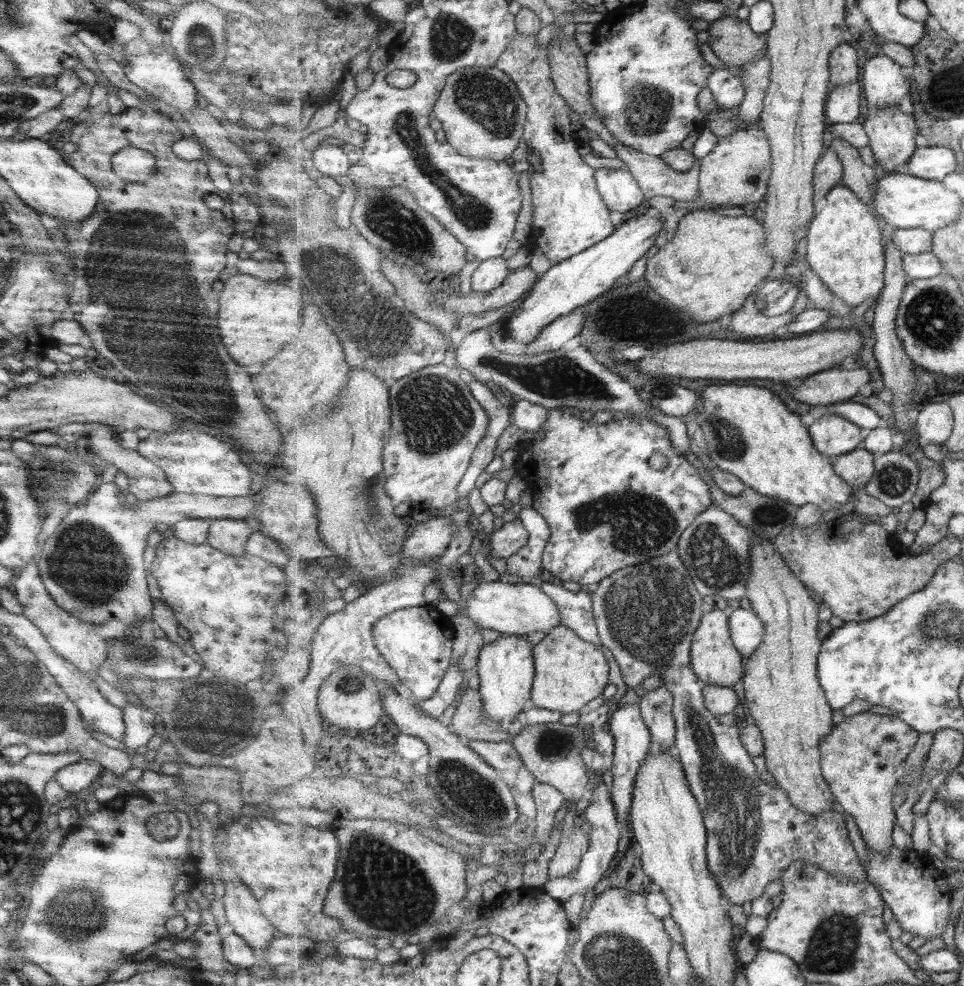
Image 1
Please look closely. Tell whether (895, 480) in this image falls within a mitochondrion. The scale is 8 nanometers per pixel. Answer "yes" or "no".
yes

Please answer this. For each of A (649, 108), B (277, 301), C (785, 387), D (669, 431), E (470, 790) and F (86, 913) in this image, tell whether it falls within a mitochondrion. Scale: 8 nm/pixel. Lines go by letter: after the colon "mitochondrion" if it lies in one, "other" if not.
A: mitochondrion
B: other
C: other
D: other
E: mitochondrion
F: mitochondrion

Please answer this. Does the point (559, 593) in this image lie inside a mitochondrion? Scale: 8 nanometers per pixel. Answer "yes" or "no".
no

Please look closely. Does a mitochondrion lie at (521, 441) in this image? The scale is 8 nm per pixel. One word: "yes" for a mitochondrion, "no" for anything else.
no

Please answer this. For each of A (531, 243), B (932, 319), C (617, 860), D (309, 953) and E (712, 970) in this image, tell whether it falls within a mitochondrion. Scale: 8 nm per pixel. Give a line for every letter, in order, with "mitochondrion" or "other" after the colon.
A: other
B: mitochondrion
C: other
D: other
E: other

